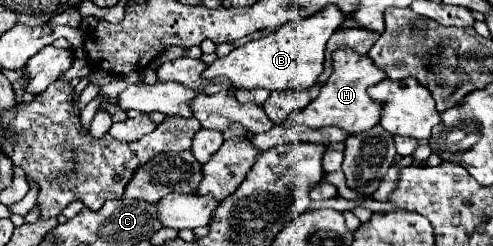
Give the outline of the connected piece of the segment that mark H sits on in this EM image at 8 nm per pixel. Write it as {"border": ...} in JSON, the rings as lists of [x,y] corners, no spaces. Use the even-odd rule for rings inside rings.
{"border":[[[335,50],[333,52],[333,74],[321,86],[319,96],[309,106],[305,106],[301,112],[293,112],[281,124],[285,124],[287,128],[291,128],[293,124],[305,124],[315,130],[325,128],[325,126],[337,126],[345,130],[349,136],[367,132],[379,122],[379,106],[367,96],[367,88],[373,84],[379,84],[383,78],[385,74],[379,68],[375,68],[369,56],[359,56],[353,50]]]}

